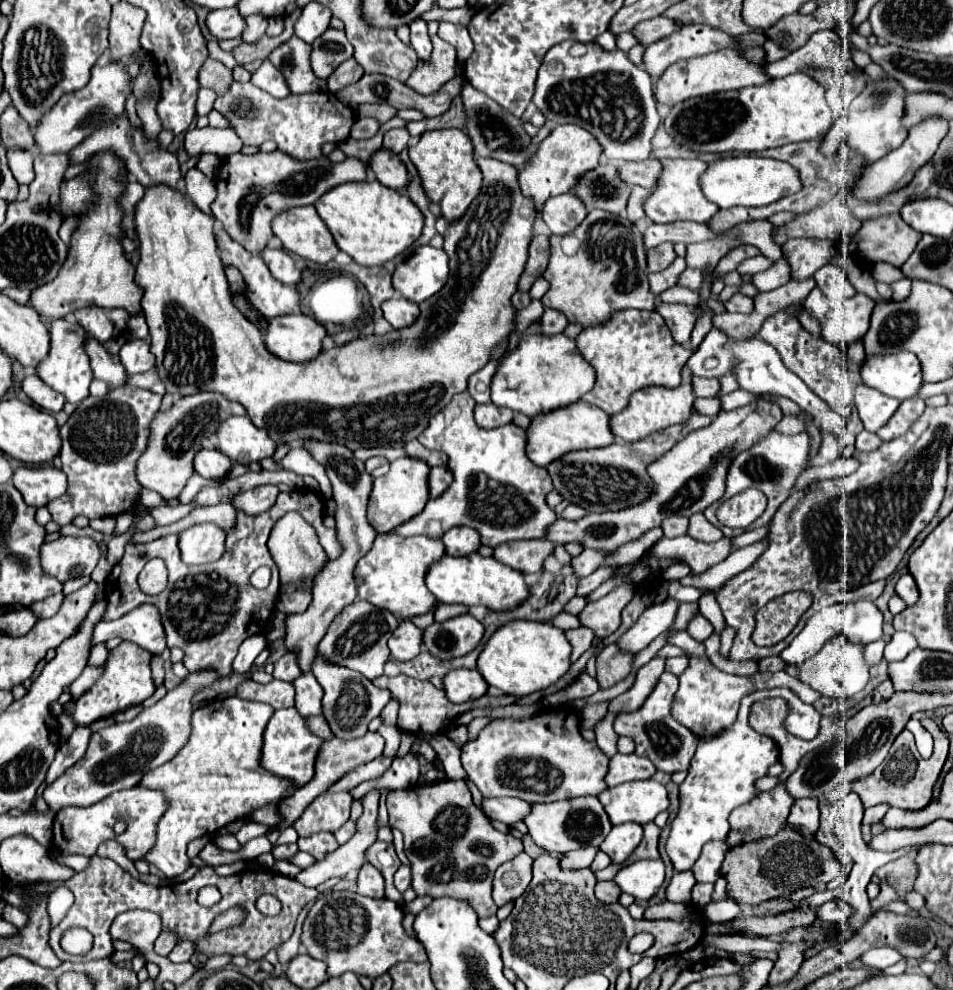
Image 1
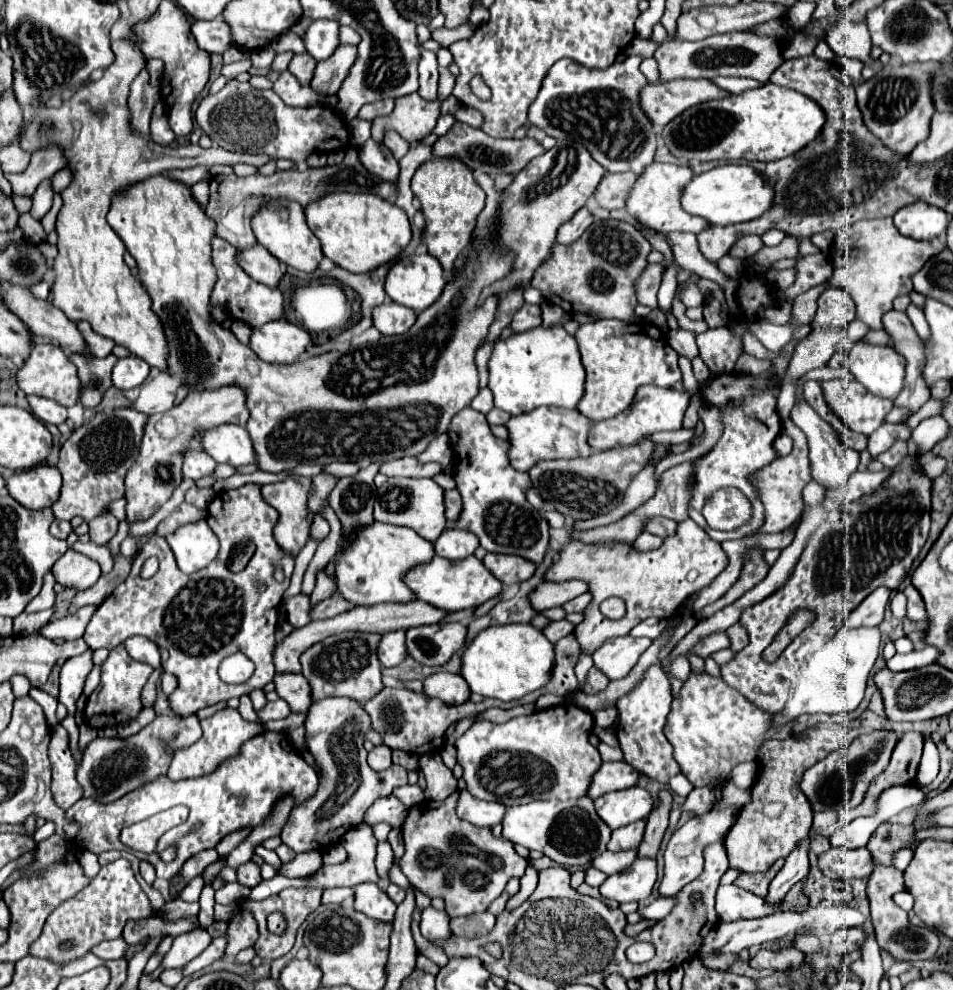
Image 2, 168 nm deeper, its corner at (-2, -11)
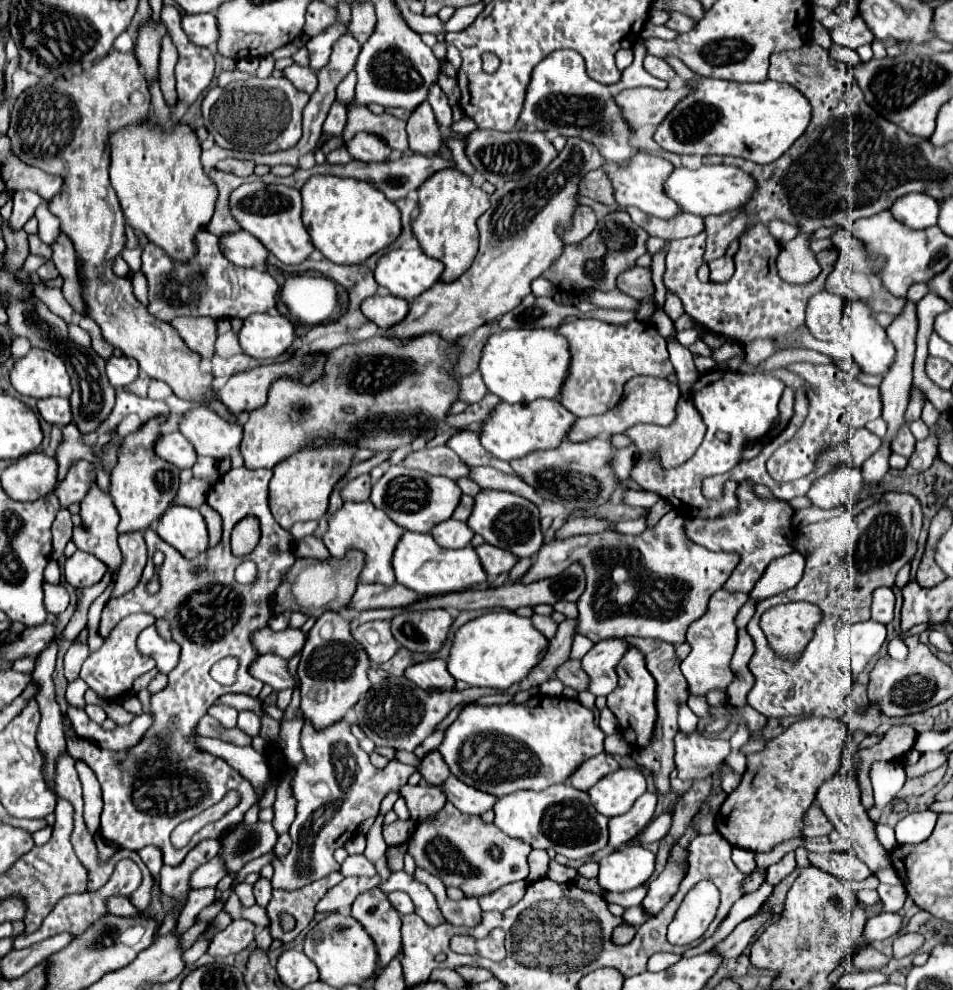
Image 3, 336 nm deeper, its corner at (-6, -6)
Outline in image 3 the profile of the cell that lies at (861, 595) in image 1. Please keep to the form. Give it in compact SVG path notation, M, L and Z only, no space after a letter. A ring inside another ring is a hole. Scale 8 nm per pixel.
M877 588L873 592L873 608L871 608L871 618L887 624L893 620L893 606L895 606L895 596L891 588Z

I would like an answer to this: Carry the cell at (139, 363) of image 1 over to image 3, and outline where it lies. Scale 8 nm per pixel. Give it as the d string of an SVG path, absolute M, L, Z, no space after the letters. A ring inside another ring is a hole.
M111 356L107 360L105 372L107 372L107 378L113 384L113 388L123 388L123 386L131 384L137 378L139 364L137 364L137 360L127 358L127 356L121 356L121 358Z

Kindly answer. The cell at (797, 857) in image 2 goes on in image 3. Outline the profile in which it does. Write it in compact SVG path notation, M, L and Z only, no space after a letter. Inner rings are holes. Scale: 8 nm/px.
M761 912L757 916L751 916L747 918L745 922L737 924L737 928L725 938L721 940L717 946L715 946L715 952L721 956L721 958L737 958L743 954L745 946L751 942L753 934L757 932L757 928L761 928L765 922L771 920L771 914L769 912Z

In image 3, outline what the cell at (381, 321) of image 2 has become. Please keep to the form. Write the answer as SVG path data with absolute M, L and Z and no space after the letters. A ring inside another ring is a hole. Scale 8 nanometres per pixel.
M391 294L387 296L369 296L361 302L361 312L367 320L375 322L381 330L389 330L393 324L401 322L405 314L409 312L409 302L395 298Z

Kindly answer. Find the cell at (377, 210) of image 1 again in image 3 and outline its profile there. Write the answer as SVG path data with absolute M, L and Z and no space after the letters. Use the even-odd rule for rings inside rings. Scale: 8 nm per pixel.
M311 176L301 188L301 220L313 246L335 264L361 264L371 254L387 248L401 234L399 208L369 182L339 176Z

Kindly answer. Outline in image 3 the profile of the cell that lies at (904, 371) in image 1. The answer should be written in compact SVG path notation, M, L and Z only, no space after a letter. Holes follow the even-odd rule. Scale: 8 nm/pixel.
M845 300L843 330L847 348L863 372L883 376L895 358L895 346L877 324L873 310L861 300Z

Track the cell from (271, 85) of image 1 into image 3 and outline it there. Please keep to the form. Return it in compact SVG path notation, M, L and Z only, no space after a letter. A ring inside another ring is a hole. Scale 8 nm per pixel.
M297 64L285 68L285 78L293 82L295 88L307 92L307 94L313 94L315 88L317 88L317 76L311 68L301 68Z

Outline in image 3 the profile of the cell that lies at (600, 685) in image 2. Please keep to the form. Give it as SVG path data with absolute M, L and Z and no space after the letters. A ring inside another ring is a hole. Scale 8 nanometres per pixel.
M571 658L569 662L565 662L561 668L557 668L555 674L557 674L557 678L559 678L565 686L575 688L577 692L585 690L587 684L589 684L589 678L587 678L587 674L583 672L579 660L573 660L573 658Z

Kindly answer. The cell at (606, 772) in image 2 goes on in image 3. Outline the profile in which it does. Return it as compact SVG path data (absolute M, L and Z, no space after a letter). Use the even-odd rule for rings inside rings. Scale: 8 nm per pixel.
M607 752L597 754L589 760L585 760L585 764L581 764L581 768L577 768L577 772L573 772L573 776L569 778L569 784L577 790L589 790L597 780L601 780L603 776L607 776L609 772L617 770L619 764L615 762L615 758Z

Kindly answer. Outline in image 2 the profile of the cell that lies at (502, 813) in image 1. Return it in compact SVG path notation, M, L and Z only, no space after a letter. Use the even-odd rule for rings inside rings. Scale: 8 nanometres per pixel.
M461 791L461 799L457 803L457 815L477 827L493 827L501 823L505 807L491 801L475 799L471 793Z

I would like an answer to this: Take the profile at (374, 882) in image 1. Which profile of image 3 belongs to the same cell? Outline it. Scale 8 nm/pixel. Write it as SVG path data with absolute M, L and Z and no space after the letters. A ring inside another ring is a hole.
M379 888L363 892L353 902L351 916L377 944L377 972L381 974L381 970L401 952L401 916Z

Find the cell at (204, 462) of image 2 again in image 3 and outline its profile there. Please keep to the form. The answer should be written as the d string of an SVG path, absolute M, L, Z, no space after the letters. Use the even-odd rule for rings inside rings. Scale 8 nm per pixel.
M169 432L161 434L155 442L155 454L177 468L191 468L197 460L197 454L193 452L193 446L181 432Z

